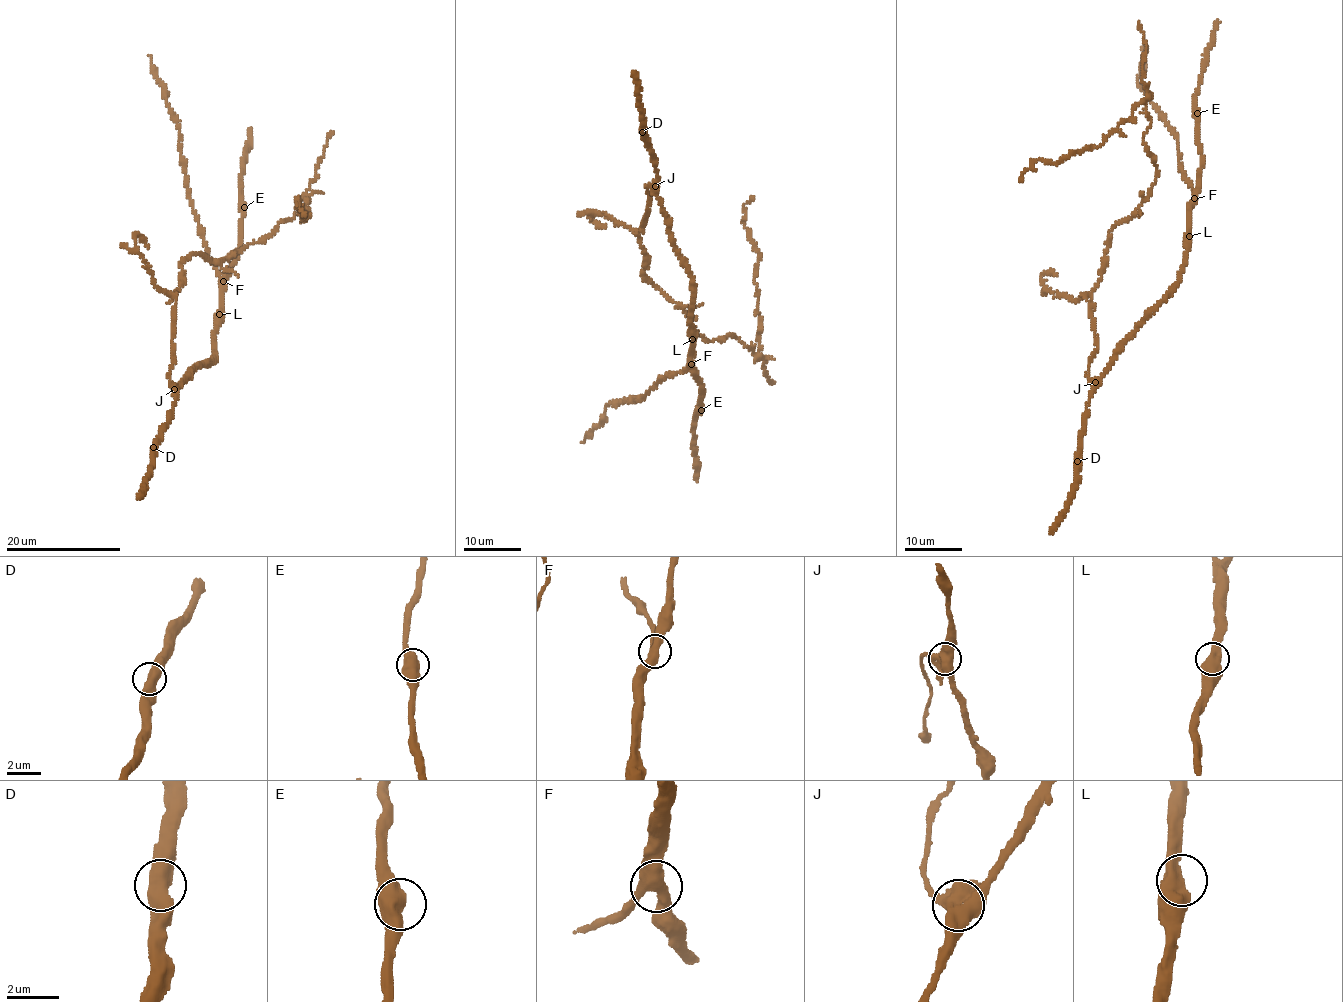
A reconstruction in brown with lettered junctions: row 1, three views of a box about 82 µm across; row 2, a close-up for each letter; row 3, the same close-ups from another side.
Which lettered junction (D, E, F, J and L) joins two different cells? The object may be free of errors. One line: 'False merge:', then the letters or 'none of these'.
False merge: J

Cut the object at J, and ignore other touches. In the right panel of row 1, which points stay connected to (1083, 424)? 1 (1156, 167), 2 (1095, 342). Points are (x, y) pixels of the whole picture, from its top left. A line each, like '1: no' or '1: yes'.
1: no
2: no

